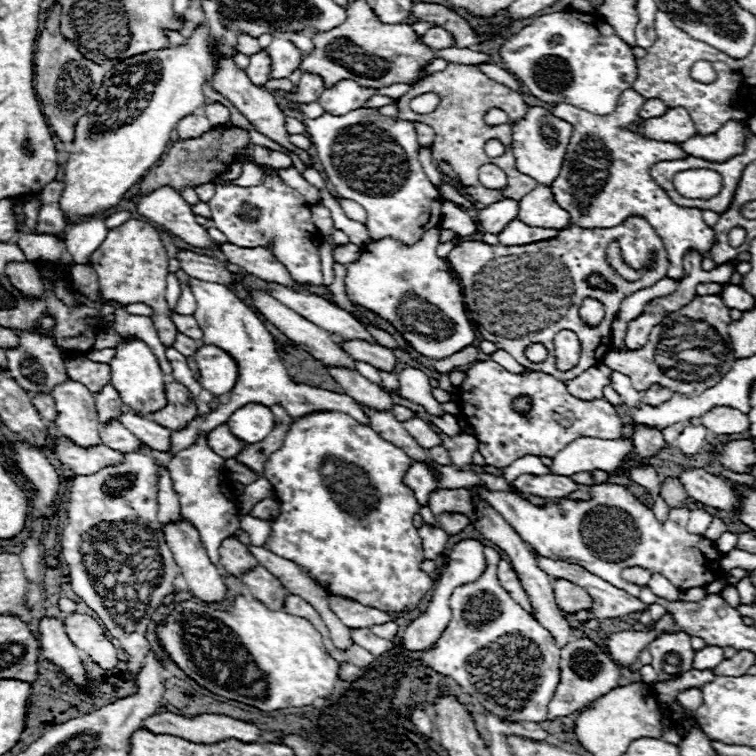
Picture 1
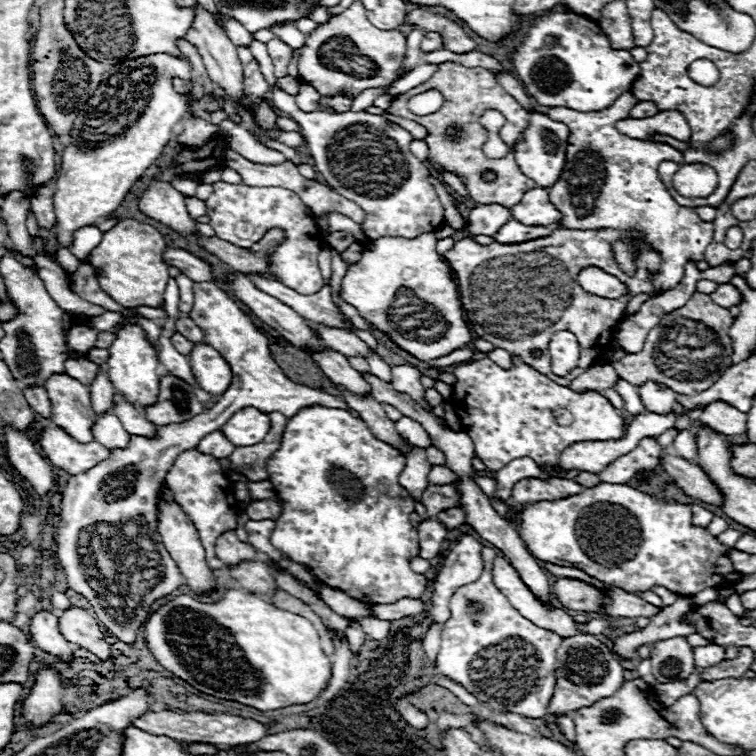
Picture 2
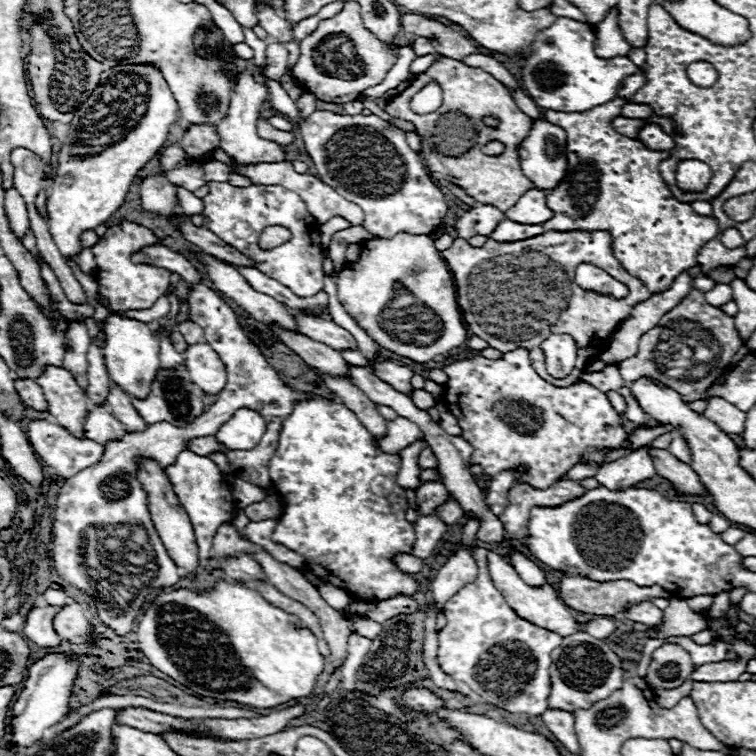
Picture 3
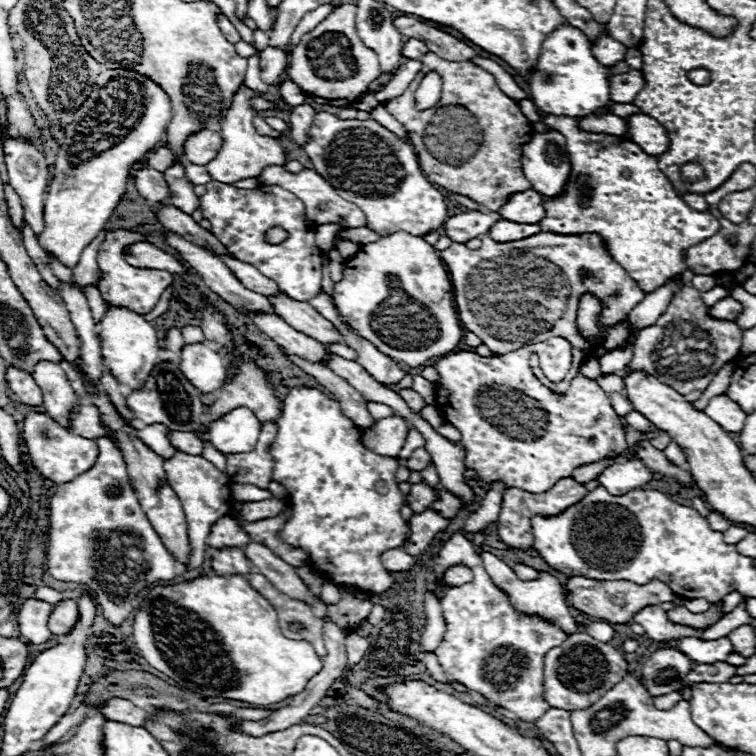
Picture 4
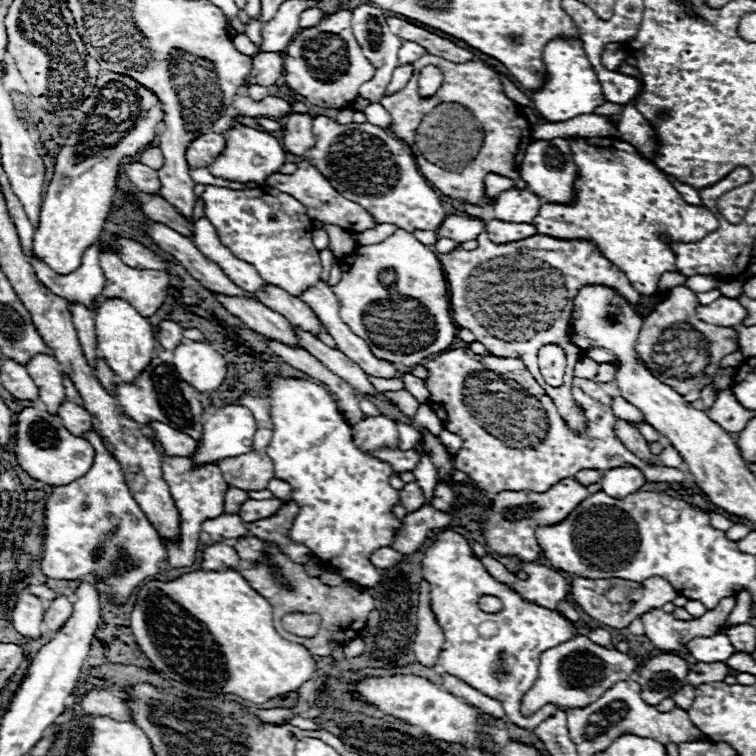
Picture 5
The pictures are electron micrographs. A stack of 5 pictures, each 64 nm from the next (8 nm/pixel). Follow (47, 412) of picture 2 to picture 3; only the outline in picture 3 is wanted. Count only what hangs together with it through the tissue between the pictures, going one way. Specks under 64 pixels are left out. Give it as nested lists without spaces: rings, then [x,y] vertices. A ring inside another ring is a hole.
[[[16,378],[16,390],[22,398],[22,402],[38,412],[46,412],[48,410],[48,402],[44,398],[44,392],[42,388],[34,382],[34,380],[20,380]]]

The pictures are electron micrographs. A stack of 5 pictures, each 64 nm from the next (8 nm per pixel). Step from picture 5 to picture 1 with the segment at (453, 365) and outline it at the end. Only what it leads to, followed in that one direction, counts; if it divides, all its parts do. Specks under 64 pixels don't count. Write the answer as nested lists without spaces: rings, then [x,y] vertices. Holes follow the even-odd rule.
[[[486,360],[468,366],[466,380],[460,384],[460,398],[464,402],[464,418],[474,426],[478,438],[478,450],[482,452],[486,464],[504,468],[514,460],[534,454],[554,458],[566,444],[576,438],[602,438],[614,440],[622,436],[622,422],[614,406],[606,400],[584,402],[568,394],[564,382],[544,374],[512,374],[500,364]],[[528,394],[534,400],[534,408],[528,418],[516,414],[510,408],[512,398]],[[540,410],[540,412],[534,412]]]

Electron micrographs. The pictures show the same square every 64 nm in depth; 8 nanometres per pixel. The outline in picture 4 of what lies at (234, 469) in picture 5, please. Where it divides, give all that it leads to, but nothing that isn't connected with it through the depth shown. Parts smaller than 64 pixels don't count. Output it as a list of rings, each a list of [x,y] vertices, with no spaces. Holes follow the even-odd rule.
[[[266,422],[254,452],[226,454],[228,474],[232,476],[232,480],[242,484],[254,484],[258,488],[268,488],[268,484],[272,482],[272,466],[274,466],[270,446],[276,438],[276,432],[278,432],[276,422]]]

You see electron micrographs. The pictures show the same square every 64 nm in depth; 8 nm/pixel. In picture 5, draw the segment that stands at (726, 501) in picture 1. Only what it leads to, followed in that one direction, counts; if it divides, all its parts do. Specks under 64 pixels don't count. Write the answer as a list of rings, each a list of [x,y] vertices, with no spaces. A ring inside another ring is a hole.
[[[618,420],[616,424],[618,424],[618,426],[616,426],[616,434],[618,434],[618,438],[624,442],[624,446],[630,448],[630,452],[634,452],[634,454],[636,454],[638,458],[642,458],[642,460],[650,460],[650,462],[656,462],[656,460],[658,460],[658,456],[654,456],[654,454],[650,452],[648,442],[644,440],[644,436],[642,436],[636,428],[632,428],[626,420]]]

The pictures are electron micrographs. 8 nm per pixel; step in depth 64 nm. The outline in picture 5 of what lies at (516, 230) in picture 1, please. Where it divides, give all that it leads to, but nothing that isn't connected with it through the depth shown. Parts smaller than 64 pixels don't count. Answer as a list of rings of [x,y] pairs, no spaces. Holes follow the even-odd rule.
[[[490,220],[486,232],[488,232],[492,242],[506,244],[506,242],[518,242],[518,240],[534,236],[536,228],[534,228],[534,224],[516,224],[516,222],[504,222],[504,220]]]

